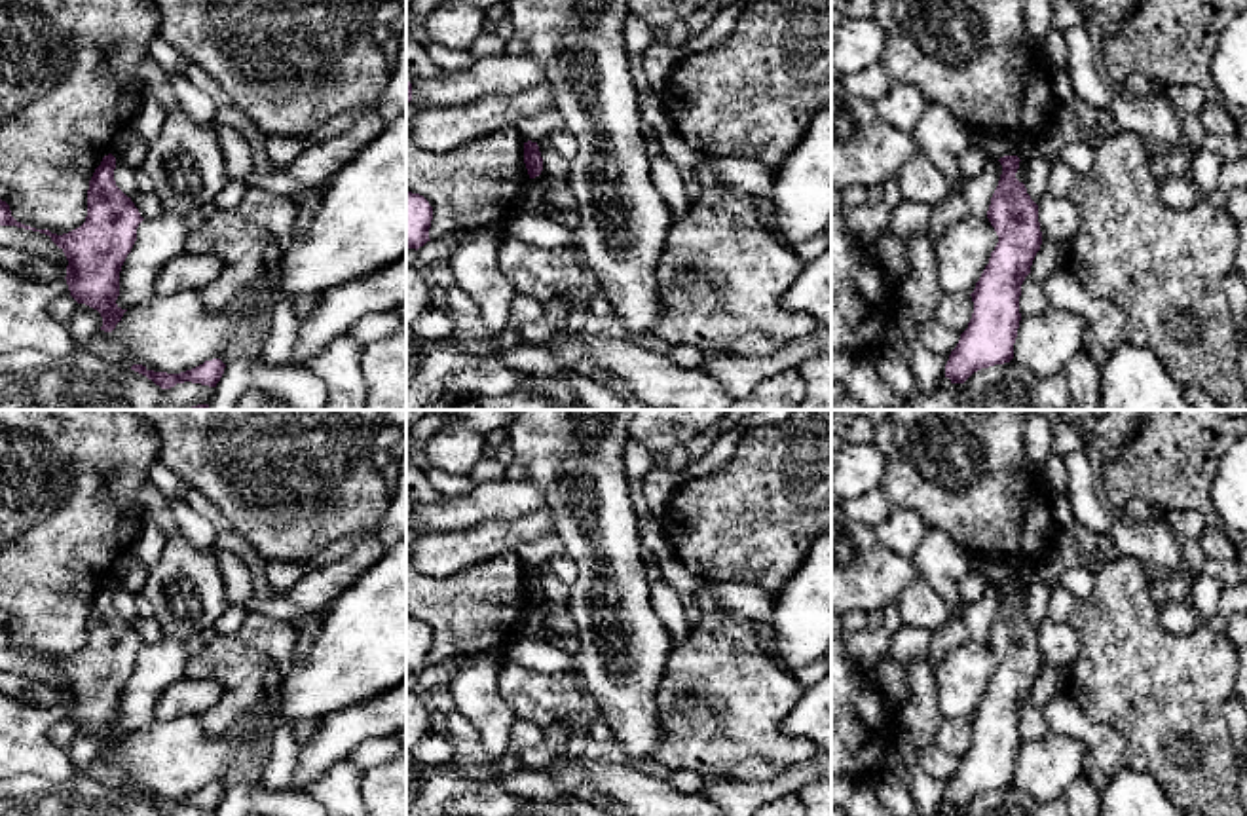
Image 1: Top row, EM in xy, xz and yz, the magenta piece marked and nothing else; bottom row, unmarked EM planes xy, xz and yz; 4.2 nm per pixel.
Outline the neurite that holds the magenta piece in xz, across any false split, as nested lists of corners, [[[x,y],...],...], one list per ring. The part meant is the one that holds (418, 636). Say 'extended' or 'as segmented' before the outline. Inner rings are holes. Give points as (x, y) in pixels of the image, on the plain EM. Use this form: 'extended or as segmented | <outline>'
as segmented | [[[406,615],[406,674],[419,674],[429,664],[429,653],[433,645],[433,632],[429,626]]]

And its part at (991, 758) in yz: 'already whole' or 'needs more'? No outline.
already whole

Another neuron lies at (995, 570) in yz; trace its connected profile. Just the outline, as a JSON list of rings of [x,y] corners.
[[[970,556],[970,560],[974,569],[977,569],[993,584],[1000,584],[1004,581],[1017,581],[1019,567],[1014,562],[974,556]]]

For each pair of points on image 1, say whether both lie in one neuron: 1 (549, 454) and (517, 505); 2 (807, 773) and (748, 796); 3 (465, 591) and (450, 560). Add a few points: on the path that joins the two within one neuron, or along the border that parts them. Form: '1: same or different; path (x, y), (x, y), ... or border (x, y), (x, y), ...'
1: different; border (528, 479), (549, 503)
2: same; path (792, 780), (763, 792)
3: different; border (498, 555), (450, 575), (426, 575)

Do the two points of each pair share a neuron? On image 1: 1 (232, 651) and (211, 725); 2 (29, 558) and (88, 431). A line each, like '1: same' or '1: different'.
1: same
2: same

